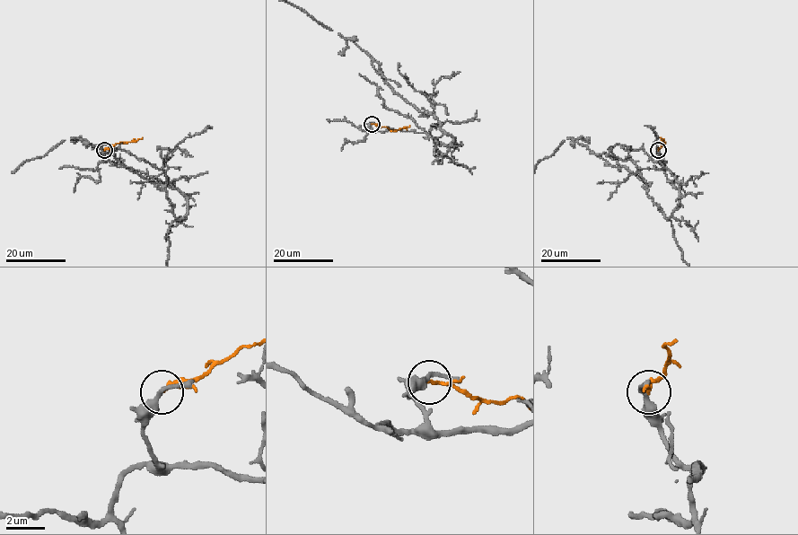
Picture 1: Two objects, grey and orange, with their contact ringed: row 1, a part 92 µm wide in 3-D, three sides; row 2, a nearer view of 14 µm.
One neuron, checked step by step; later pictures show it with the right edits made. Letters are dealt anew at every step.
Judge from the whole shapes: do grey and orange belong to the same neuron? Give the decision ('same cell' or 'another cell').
another cell

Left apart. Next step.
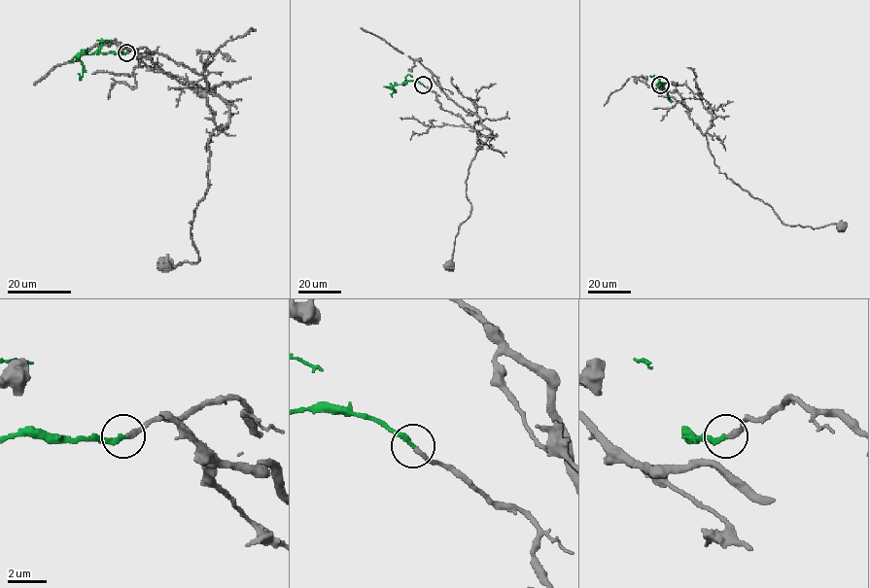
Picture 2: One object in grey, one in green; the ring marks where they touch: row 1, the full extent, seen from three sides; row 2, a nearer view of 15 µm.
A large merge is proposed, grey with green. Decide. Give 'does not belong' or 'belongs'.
belongs

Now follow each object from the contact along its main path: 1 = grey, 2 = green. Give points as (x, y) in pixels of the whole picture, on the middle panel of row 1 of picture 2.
1: (423, 85), (478, 136), (492, 131), (477, 132), (466, 181), (471, 208), (450, 265)
2: (423, 85), (409, 81), (395, 85), (389, 87), (394, 91), (392, 95)

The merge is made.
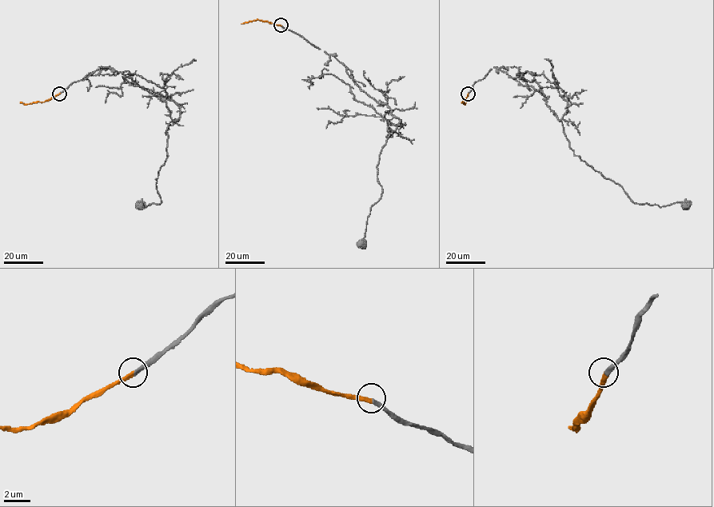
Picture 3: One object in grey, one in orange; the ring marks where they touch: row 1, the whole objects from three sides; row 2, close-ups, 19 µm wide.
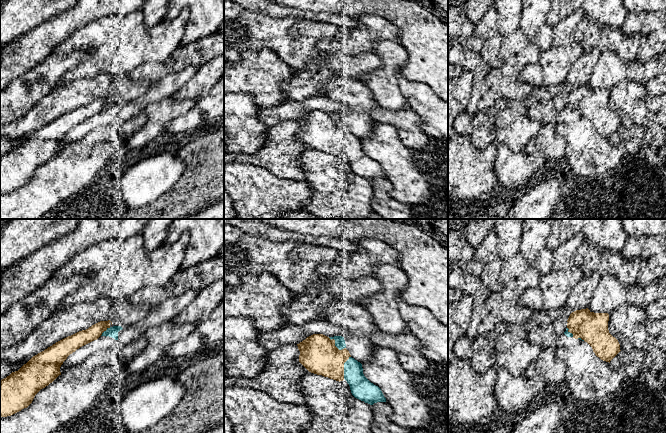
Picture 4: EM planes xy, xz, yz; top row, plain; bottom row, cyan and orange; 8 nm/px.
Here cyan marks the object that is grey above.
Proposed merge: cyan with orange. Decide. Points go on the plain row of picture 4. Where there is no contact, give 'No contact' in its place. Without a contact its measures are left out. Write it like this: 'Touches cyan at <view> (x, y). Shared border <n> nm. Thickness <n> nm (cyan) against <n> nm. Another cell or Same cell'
Touches cyan at xz (344, 143). Shared border 190 nm. Thickness 180 nm (cyan) against 300 nm. Same cell

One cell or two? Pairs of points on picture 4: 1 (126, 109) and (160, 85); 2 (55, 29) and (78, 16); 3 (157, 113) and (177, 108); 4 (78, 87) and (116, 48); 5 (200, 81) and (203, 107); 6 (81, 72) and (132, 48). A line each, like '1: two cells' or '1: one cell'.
1: one cell
2: one cell
3: one cell
4: two cells
5: two cells
6: one cell

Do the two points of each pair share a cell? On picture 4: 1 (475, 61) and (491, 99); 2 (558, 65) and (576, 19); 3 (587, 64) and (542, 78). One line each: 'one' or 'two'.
1: two
2: one
3: two

